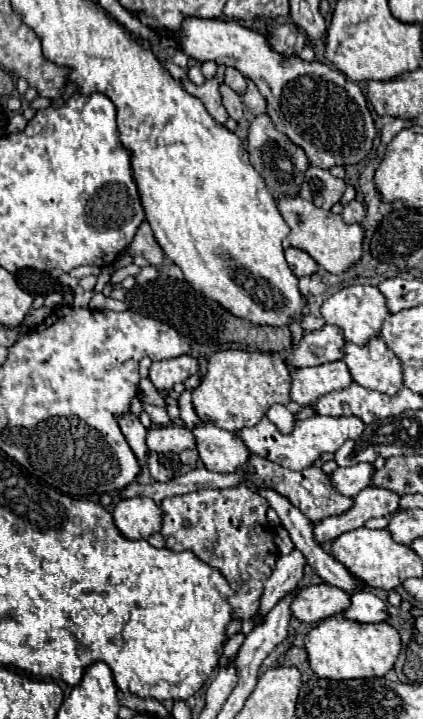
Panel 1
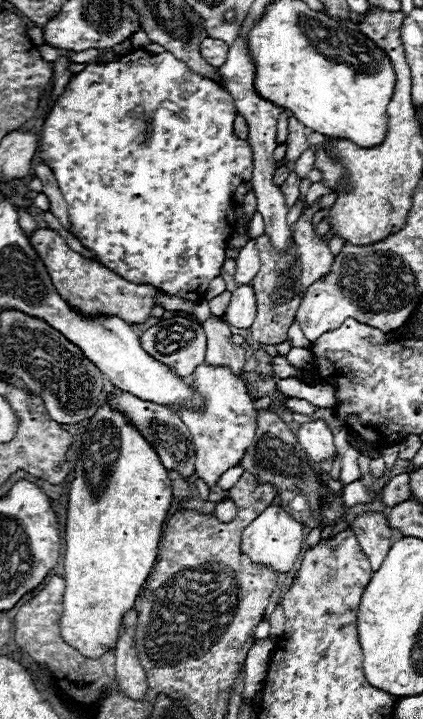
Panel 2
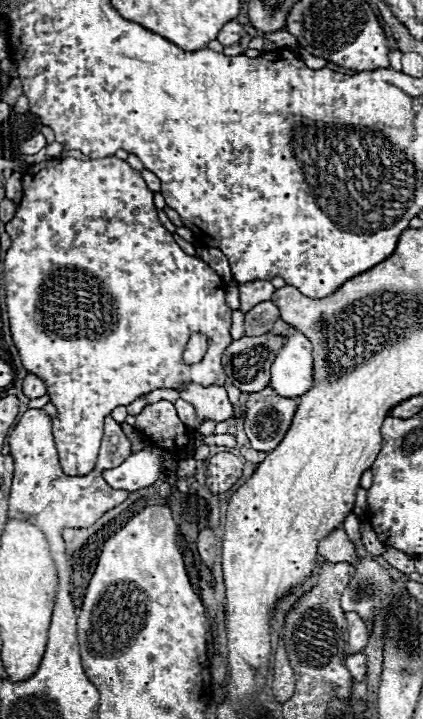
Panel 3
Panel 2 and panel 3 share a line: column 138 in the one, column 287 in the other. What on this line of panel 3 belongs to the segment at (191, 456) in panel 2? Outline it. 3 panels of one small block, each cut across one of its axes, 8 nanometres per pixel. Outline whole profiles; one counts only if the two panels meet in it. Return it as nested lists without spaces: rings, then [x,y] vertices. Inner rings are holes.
[[[272,388],[248,394],[246,414],[252,412],[254,428],[244,428],[254,450],[270,452],[286,436],[294,414],[298,410],[298,400],[278,396]]]

